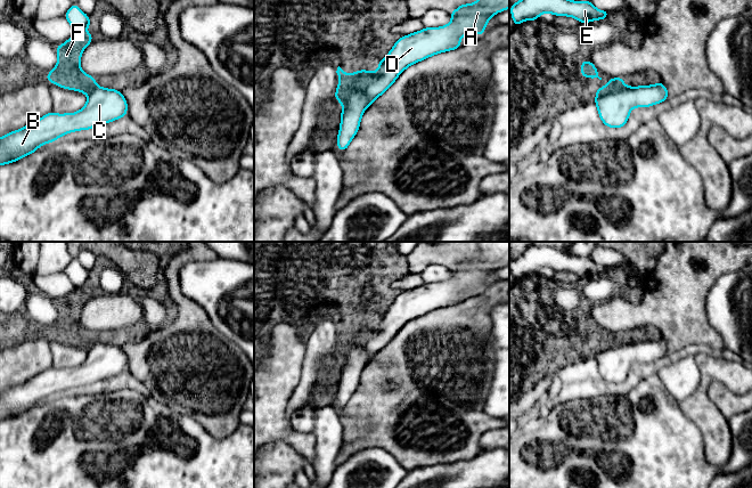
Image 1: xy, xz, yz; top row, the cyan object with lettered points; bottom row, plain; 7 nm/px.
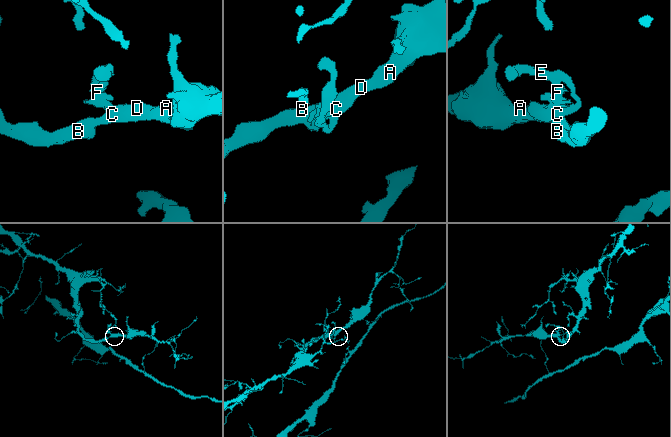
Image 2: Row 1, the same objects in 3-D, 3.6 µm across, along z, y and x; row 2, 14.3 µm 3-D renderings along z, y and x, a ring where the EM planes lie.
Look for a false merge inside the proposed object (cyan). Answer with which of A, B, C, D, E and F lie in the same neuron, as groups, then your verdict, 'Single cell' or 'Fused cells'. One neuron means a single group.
Groups: A B C D E / F. Fused cells

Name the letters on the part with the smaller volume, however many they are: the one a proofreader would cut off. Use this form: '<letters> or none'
F

